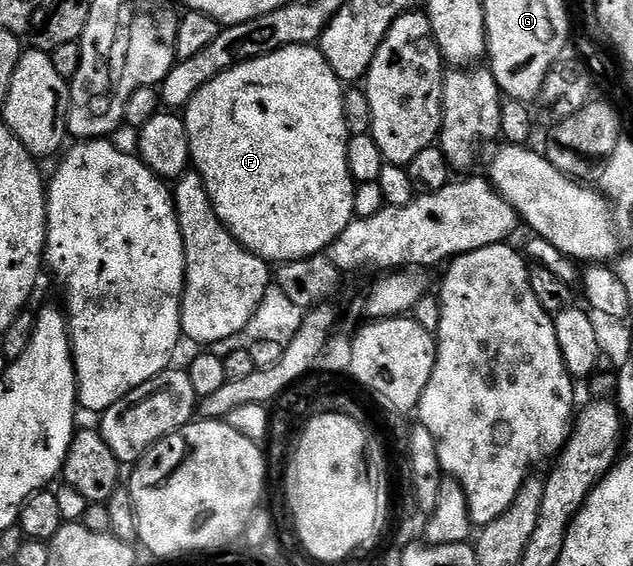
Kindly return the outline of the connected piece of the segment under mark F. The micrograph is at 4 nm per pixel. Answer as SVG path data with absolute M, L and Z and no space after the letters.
M293 45L278 49L275 53L264 55L255 61L246 61L243 65L233 65L216 79L212 79L186 104L184 110L186 134L190 140L190 159L193 168L202 176L208 199L220 219L220 223L237 239L239 245L261 261L267 263L287 263L303 261L328 250L354 216L354 194L356 182L348 171L348 151L346 142L346 120L344 119L344 85L324 59L321 48L314 45Z

